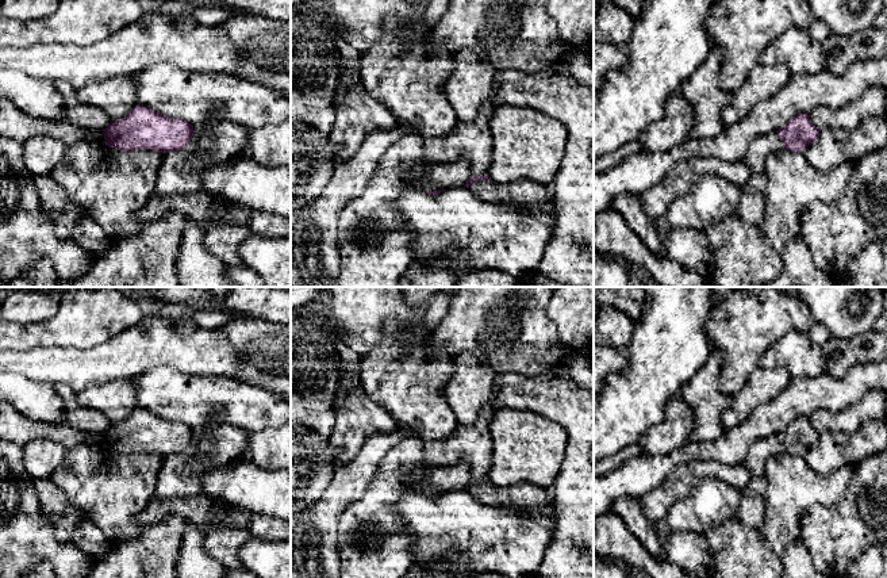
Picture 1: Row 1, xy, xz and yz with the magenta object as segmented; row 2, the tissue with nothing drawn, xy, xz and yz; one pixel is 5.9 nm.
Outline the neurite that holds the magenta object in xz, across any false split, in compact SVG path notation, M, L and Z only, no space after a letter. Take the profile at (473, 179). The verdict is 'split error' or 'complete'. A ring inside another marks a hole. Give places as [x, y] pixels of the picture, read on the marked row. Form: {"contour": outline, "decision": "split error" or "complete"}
{"contour": "M485 103L472 122L457 122L446 137L426 138L423 142L425 164L427 166L448 164L465 156L469 161L472 177L464 187L469 188L479 179L489 180L487 175L492 154L489 118L495 107L496 103Z", "decision": "split error"}

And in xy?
{"contour": "M138 103L127 116L111 122L103 134L108 148L123 152L154 149L168 153L185 149L193 137L193 126Z", "decision": "complete"}

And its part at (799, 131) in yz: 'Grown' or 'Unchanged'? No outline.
Grown

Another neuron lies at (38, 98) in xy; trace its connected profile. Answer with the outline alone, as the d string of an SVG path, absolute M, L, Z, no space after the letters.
M16 70L0 72L0 103L9 102L32 118L64 122L65 100L47 79Z

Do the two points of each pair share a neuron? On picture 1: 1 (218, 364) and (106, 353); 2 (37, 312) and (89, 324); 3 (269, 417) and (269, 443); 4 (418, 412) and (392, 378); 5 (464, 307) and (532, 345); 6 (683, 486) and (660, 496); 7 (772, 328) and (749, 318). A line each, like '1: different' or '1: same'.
1: same
2: different
3: different
4: same
5: same
6: same
7: same

